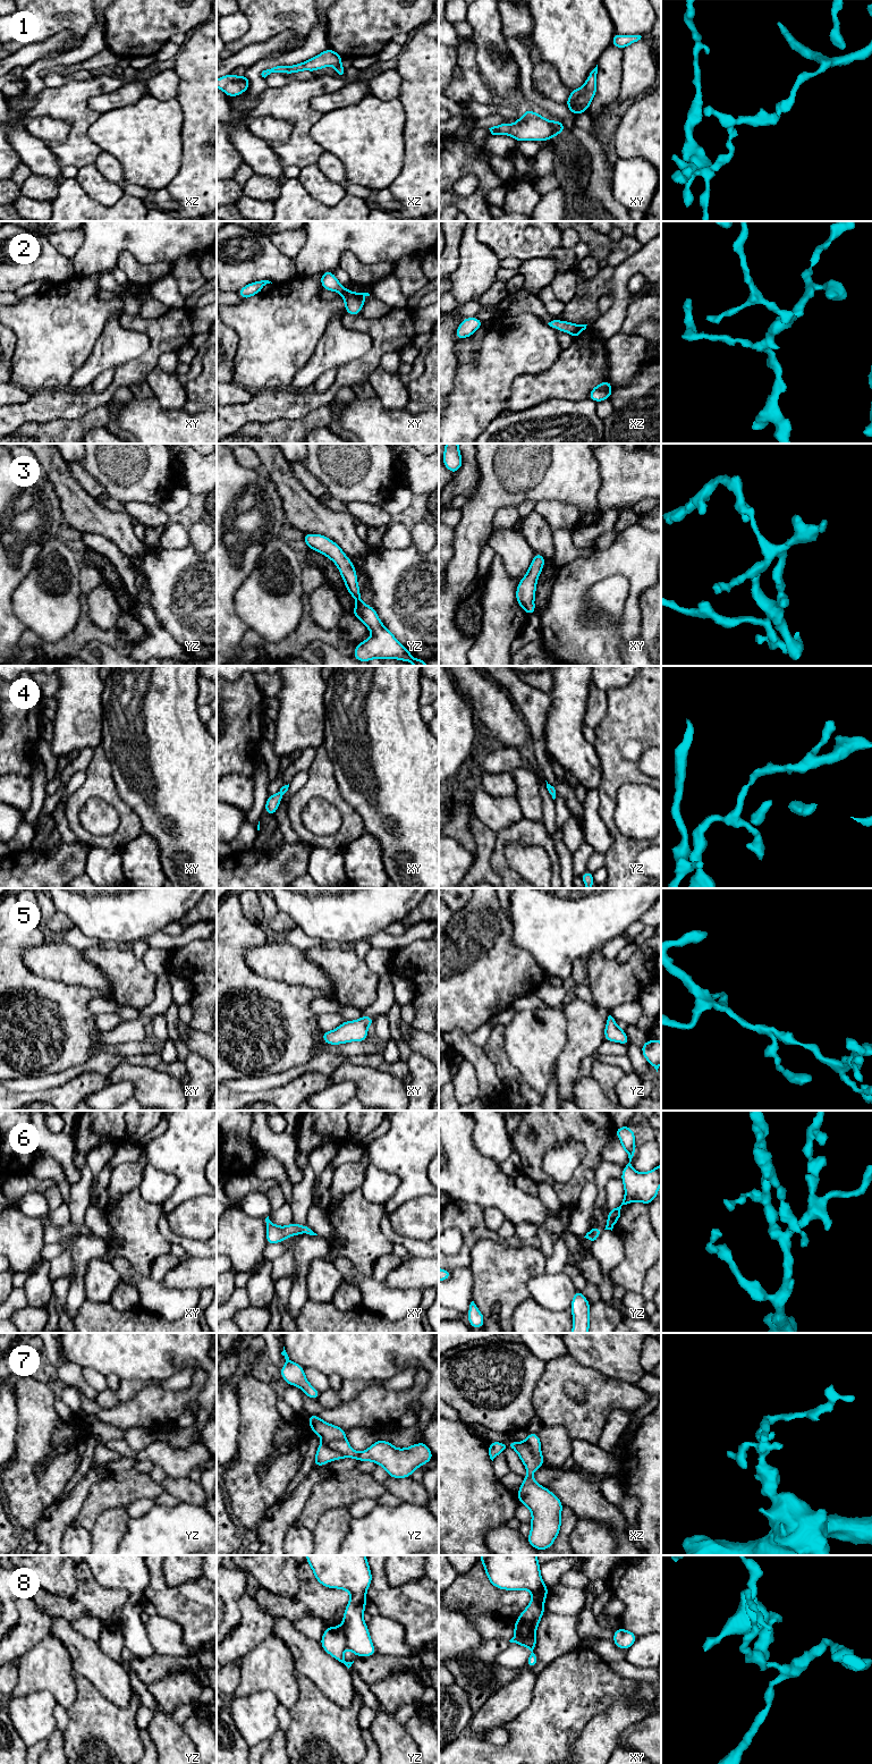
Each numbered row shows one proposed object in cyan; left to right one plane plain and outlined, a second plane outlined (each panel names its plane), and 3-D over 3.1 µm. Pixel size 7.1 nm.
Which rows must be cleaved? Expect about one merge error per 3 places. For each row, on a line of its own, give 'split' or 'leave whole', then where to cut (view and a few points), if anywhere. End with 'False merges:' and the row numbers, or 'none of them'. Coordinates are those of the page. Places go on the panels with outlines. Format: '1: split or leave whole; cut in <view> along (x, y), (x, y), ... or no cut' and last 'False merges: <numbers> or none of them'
1: split; cut in xz along (339, 64), (336, 66)
2: leave whole; no cut
3: leave whole; no cut
4: leave whole; no cut
5: leave whole; no cut
6: leave whole; no cut
7: split; cut in yz along (332, 1438), (329, 1446), (343, 1457)
8: split; cut in yz along (341, 1625), (347, 1646)
False merges: 1, 7, 8

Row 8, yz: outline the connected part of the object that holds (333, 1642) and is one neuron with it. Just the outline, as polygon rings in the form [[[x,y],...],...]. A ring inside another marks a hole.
[[[342,1626],[327,1627],[320,1644],[328,1654],[330,1654],[337,1661],[344,1663],[348,1669],[354,1663],[354,1661],[346,1662],[344,1659],[344,1651],[347,1645]]]

